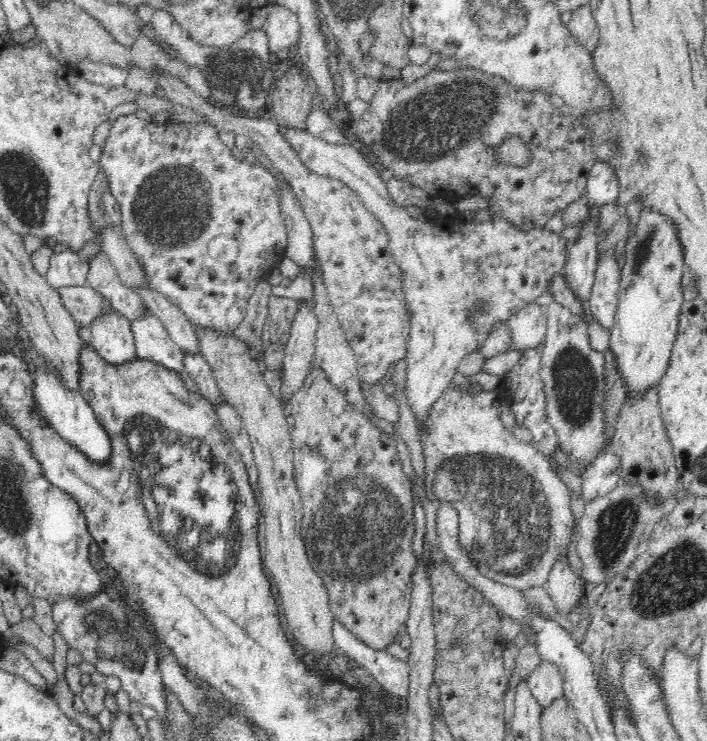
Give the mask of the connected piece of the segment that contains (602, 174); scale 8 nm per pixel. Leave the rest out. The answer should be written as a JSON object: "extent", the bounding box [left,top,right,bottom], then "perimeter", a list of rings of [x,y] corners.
{"extent":[584,160,620,207],"perimeter":[[[597,160],[587,174],[586,180],[584,196],[589,198],[589,206],[601,207],[617,200],[620,185],[612,165]]]}

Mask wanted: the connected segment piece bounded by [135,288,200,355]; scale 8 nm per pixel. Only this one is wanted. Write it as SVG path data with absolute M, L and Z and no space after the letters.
M140 288L135 292L146 301L149 306L148 310L163 323L174 343L186 353L198 353L200 355L196 328L179 307L170 302L164 294L150 288Z

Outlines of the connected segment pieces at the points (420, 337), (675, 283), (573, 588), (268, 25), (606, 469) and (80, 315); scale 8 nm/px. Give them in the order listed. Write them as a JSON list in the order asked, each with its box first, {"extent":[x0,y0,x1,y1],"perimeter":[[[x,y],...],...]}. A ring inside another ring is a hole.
[{"extent":[279,125,569,424],"perimeter":[[[279,125],[279,133],[293,144],[292,148],[304,166],[323,178],[335,178],[348,185],[389,234],[390,250],[396,265],[402,271],[404,299],[412,311],[412,318],[409,318],[411,332],[405,356],[405,391],[416,422],[420,424],[438,398],[452,384],[462,358],[474,350],[478,351],[495,325],[506,325],[508,318],[548,291],[553,275],[563,273],[567,264],[569,242],[562,235],[545,228],[520,230],[500,216],[489,221],[472,221],[466,224],[450,222],[437,215],[410,217],[406,208],[389,195],[387,184],[382,181],[380,174],[353,145],[329,143],[308,130],[294,127],[290,129],[284,125]],[[477,303],[484,303],[483,307],[474,307]]]},{"extent":[609,208,686,397],"perimeter":[[[642,208],[634,235],[627,240],[625,255],[616,320],[610,331],[609,348],[616,357],[616,367],[620,375],[626,381],[624,385],[627,397],[628,394],[644,394],[648,387],[658,385],[664,376],[679,332],[680,310],[684,303],[682,276],[686,265],[676,225],[670,221],[670,217],[652,209]]]},{"extent":[545,556,588,616],"perimeter":[[[568,556],[555,562],[545,588],[557,611],[564,616],[567,616],[580,596],[585,595],[588,589],[581,576],[574,574],[568,563]]]},{"extent":[262,5,300,55],"perimeter":[[[272,5],[262,29],[269,38],[269,50],[272,55],[279,50],[289,50],[290,48],[294,48],[294,46],[298,44],[300,23],[297,20],[297,16],[284,5]]]},{"extent":[581,452,620,502],"perimeter":[[[602,452],[581,475],[581,499],[585,502],[608,494],[620,481],[620,461],[616,453]]]},{"extent":[57,285,114,327],"perimeter":[[[88,285],[57,290],[66,310],[71,312],[72,319],[78,326],[91,327],[95,320],[101,318],[100,316],[114,309],[110,300]]]}]

